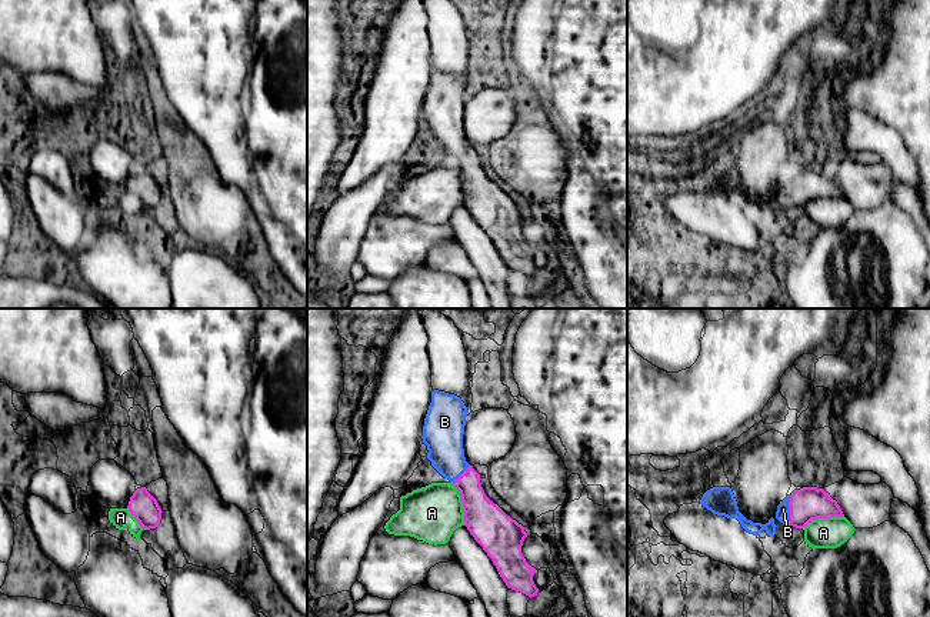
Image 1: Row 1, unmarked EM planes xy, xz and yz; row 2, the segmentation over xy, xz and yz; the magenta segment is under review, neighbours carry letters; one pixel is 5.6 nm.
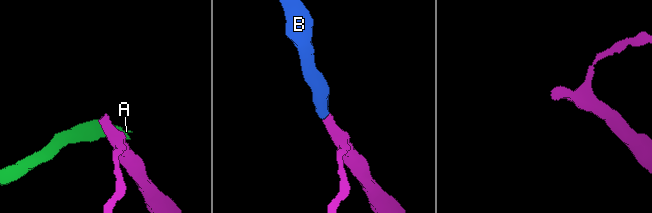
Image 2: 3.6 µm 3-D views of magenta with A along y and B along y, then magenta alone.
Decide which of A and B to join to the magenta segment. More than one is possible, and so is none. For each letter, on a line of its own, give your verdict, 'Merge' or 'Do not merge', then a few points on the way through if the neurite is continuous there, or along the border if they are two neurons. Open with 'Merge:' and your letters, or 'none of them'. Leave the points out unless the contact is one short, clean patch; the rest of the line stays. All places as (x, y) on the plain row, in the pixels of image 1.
Merge: B
A: Do not merge
B: Merge. Path across: yz (809, 183), (797, 190), (790, 190), (783, 189)

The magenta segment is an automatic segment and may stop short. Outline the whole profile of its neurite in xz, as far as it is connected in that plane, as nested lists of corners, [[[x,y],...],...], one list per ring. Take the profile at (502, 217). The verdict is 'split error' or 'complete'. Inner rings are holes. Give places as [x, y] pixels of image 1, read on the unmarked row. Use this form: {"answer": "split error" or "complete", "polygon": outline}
{"answer": "split error", "polygon": [[[431,71],[421,116],[427,139],[460,171],[464,206],[491,239],[506,266],[531,279],[539,269],[533,261],[536,249],[521,233],[527,213],[486,176],[480,154],[466,141],[463,114],[467,93],[460,77]]]}

